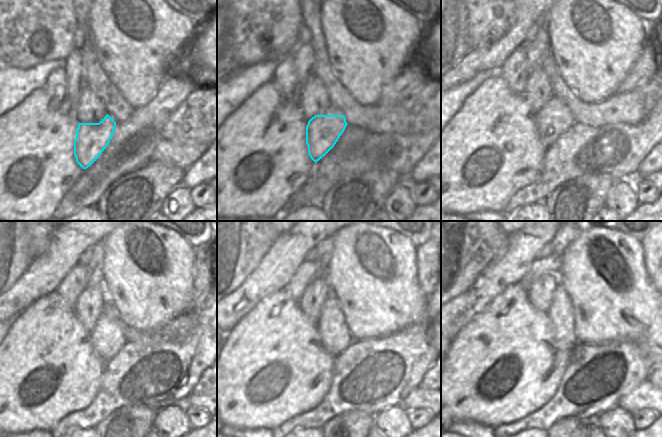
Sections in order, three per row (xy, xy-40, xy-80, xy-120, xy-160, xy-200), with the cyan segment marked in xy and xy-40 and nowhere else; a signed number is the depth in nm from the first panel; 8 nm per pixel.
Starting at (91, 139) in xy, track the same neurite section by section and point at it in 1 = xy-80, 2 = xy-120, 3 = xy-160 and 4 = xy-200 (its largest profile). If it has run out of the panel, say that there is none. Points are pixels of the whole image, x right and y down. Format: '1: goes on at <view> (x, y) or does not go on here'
1: goes on at xy-80 (549, 127)
2: goes on at xy-120 (107, 338)
3: goes on at xy-160 (335, 336)
4: goes on at xy-200 (560, 311)

